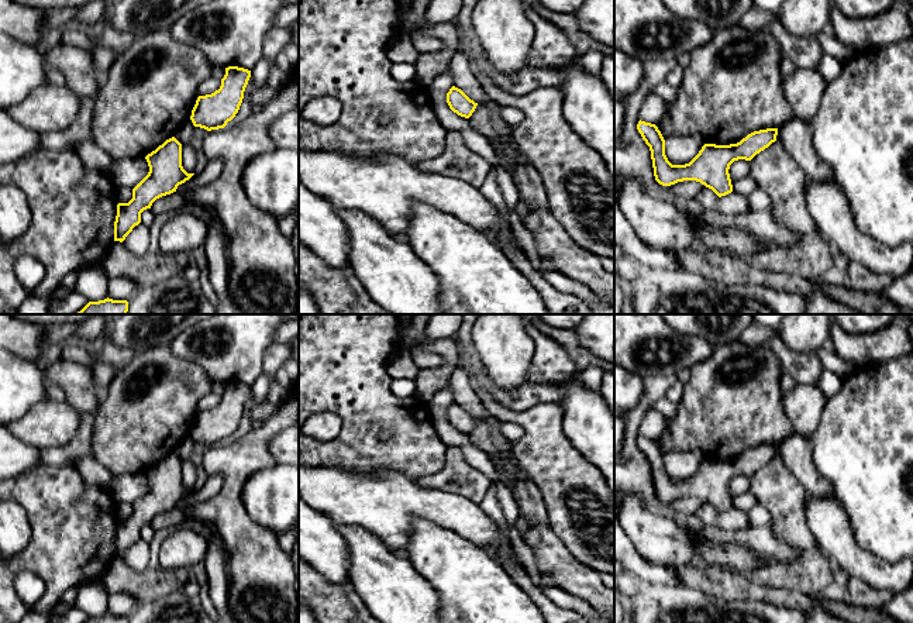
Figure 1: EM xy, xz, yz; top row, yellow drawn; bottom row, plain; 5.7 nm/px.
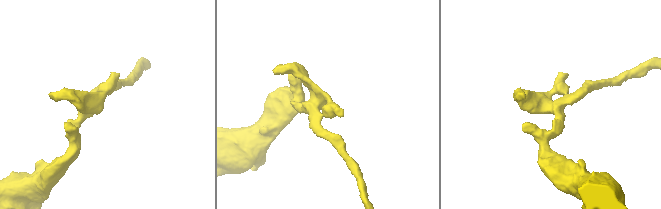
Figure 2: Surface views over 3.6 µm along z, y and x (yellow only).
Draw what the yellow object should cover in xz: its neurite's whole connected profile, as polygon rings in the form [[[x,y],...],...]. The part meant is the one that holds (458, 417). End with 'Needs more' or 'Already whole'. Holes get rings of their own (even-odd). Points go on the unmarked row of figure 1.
[[[452,402],[447,409],[447,419],[454,428],[465,434],[469,434],[478,421],[478,419],[471,416],[461,405],[455,402]]]. Already whole

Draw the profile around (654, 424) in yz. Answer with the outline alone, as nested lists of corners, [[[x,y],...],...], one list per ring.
[[[650,410],[642,419],[638,433],[641,437],[655,440],[668,428],[668,419],[657,410]]]

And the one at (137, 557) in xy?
[[[138,540],[132,544],[132,547],[123,557],[124,562],[132,568],[134,571],[144,571],[148,568],[148,562],[151,558],[151,547],[149,543],[144,540]]]

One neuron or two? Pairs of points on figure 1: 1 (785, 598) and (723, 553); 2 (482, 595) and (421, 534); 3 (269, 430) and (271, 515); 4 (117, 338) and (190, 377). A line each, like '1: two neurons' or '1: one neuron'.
1: two neurons
2: one neuron
3: two neurons
4: two neurons

